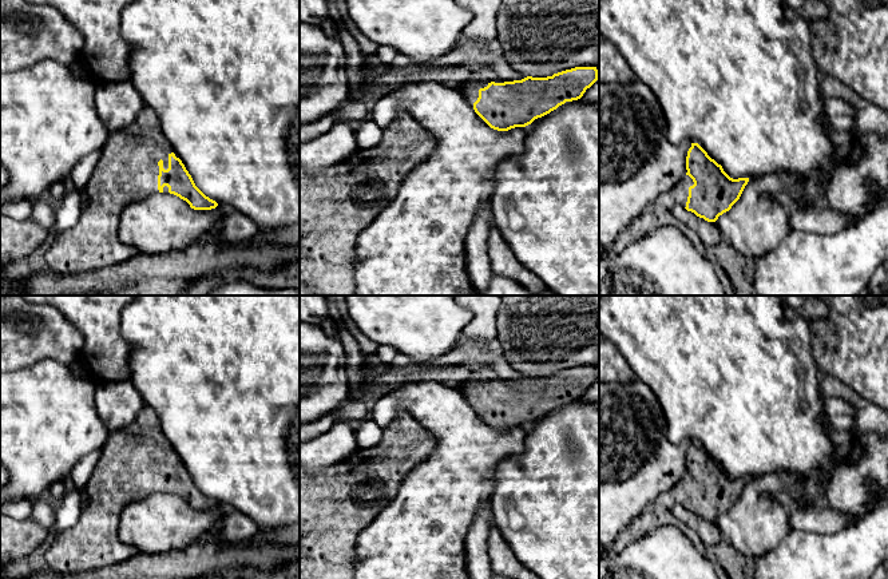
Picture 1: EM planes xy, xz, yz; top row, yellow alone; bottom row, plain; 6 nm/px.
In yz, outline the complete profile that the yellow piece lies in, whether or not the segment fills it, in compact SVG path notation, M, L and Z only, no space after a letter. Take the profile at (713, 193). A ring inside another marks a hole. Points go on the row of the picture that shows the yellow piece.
M698 144L686 156L686 175L670 191L677 205L707 222L715 222L740 199L749 178L730 178Z

